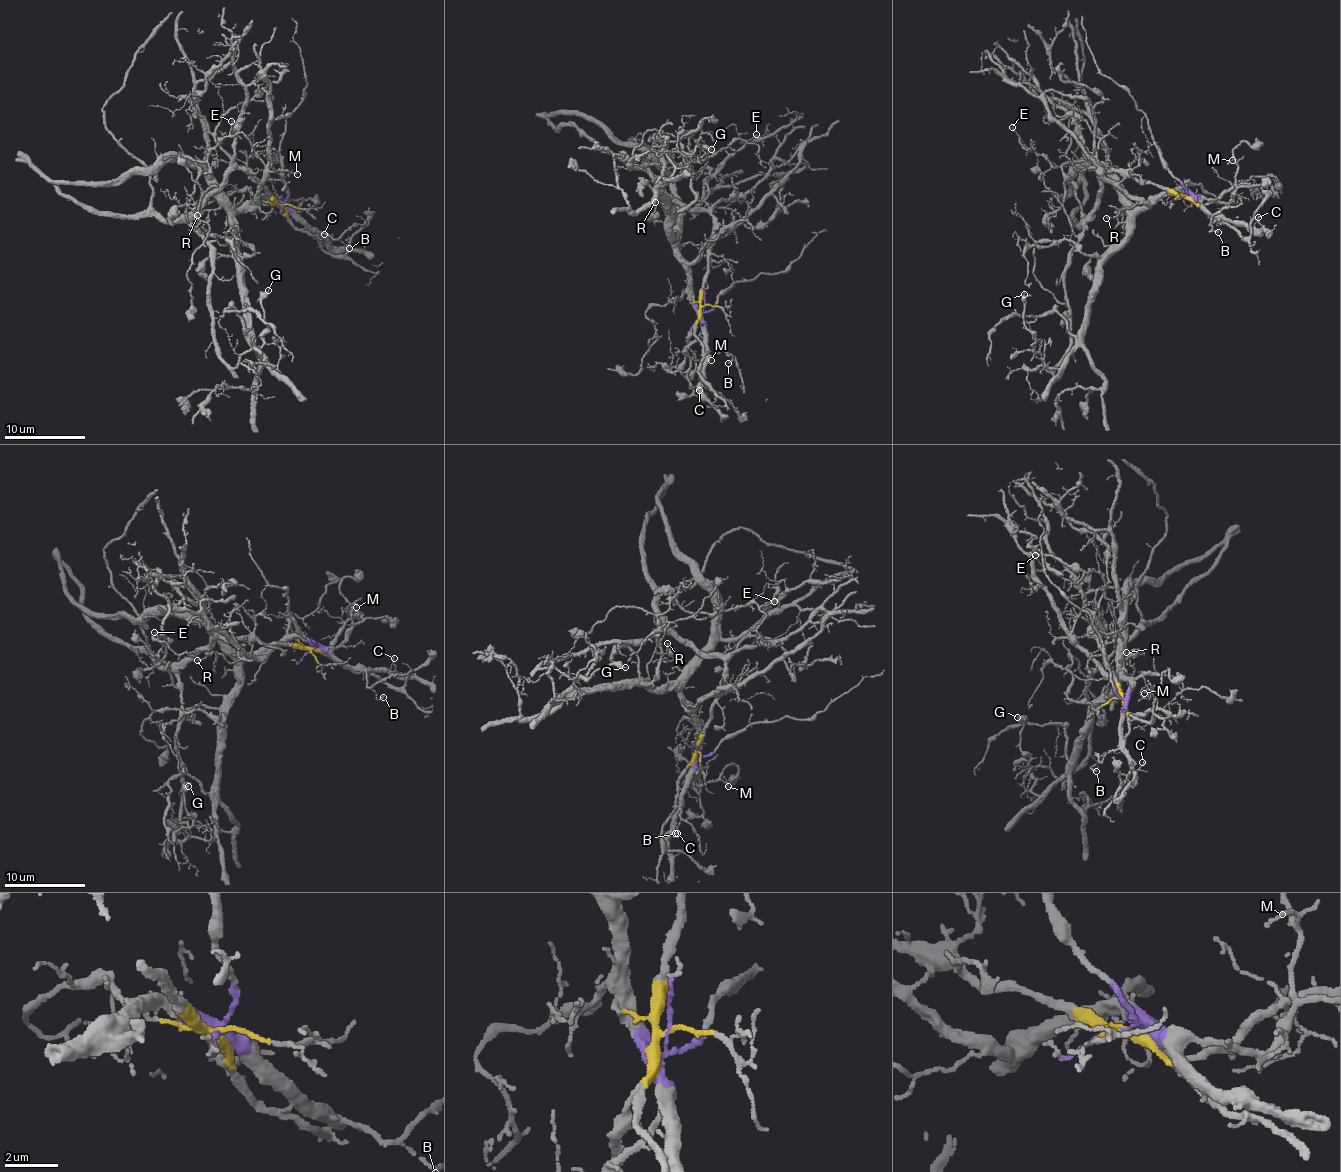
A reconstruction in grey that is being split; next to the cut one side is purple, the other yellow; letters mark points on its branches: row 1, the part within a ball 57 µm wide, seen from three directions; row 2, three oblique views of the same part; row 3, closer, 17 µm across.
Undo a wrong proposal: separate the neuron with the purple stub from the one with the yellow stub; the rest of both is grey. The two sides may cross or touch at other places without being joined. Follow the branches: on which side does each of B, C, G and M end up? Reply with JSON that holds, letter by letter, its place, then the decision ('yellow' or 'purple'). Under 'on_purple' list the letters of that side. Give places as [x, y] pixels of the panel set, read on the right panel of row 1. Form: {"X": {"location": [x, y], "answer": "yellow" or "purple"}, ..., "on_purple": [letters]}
{"B": {"location": [1218, 232], "answer": "purple"}, "C": {"location": [1258, 217], "answer": "purple"}, "G": {"location": [1024, 294], "answer": "yellow"}, "M": {"location": [1232, 160], "answer": "purple"}, "on_purple": ["B", "C", "M"]}

